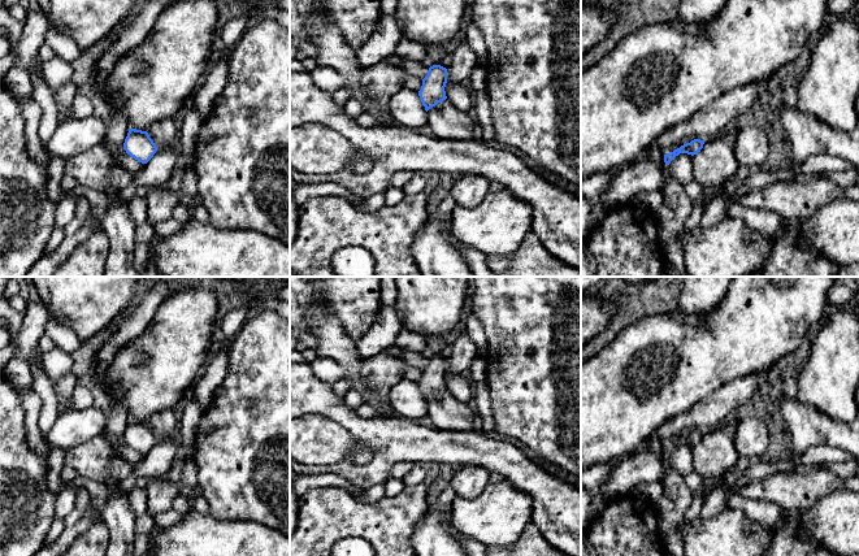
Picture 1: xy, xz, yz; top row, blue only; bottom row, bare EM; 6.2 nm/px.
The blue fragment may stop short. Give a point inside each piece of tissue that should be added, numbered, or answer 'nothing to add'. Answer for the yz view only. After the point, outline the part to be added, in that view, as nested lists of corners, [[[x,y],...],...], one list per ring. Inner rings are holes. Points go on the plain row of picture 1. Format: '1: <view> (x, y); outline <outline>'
1: yz (643, 467); outline [[[645,449],[613,462],[612,472],[606,483],[599,487],[581,488],[581,534],[587,531],[590,524],[589,507],[596,495],[607,500],[632,495],[639,483],[663,481],[667,455]]]

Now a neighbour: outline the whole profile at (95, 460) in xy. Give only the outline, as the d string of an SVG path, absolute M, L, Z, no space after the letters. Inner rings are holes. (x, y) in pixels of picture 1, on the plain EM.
M101 435L65 451L65 465L70 466L77 477L100 483L120 482L134 470L131 464L117 455Z

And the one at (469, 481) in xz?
M477 465L463 466L456 475L450 481L457 496L465 499L477 498L490 483L490 472L486 468Z

